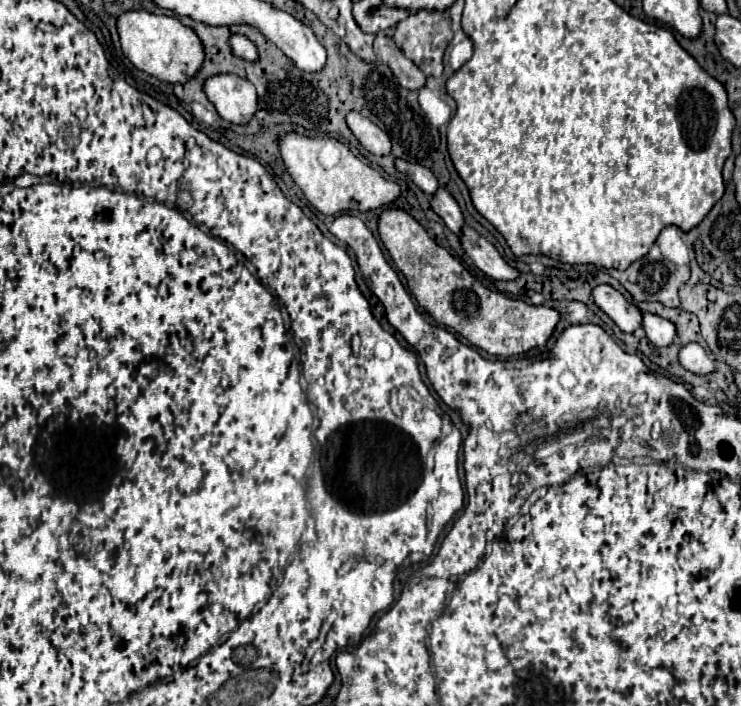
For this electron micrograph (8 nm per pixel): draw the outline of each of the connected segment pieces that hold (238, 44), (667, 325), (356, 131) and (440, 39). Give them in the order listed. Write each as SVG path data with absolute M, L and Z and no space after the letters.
M234 34L230 38L230 46L232 46L232 52L244 60L256 60L258 58L258 50L256 46L252 46L252 42L248 42L246 36L240 36L240 34Z
M644 312L642 316L642 330L646 332L646 338L654 344L654 346L668 346L672 344L674 336L676 336L676 326L656 314Z
M348 112L346 124L352 130L352 134L358 138L358 142L374 156L390 154L390 138L384 134L372 120L362 116L360 112Z
M420 10L416 14L410 14L406 20L398 22L394 32L396 46L426 74L426 76L440 76L444 70L444 50L452 40L452 28L450 28L450 16L446 12L426 12Z

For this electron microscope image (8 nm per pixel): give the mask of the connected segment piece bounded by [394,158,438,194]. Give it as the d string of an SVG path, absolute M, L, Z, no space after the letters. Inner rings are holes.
M396 158L394 160L394 166L398 172L402 172L404 176L412 178L412 182L424 190L426 194L434 194L436 188L438 188L438 180L434 178L434 174L426 168L426 166L420 166L420 164L412 164L412 162L406 162L406 160L400 160Z

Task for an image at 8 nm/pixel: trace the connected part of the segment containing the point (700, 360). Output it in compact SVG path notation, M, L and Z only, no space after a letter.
M690 342L690 344L680 348L678 362L686 370L690 370L692 374L710 374L716 368L716 362L712 362L708 358L708 354L704 352L704 348L700 344L696 344L696 342Z

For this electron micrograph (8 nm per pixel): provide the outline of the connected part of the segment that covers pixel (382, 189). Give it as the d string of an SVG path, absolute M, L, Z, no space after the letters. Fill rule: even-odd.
M288 132L278 138L280 154L286 166L286 172L292 176L296 186L304 192L308 202L322 214L338 214L344 210L376 210L400 196L400 186L392 180L386 180L358 160L348 146L336 138L308 138L298 132Z

